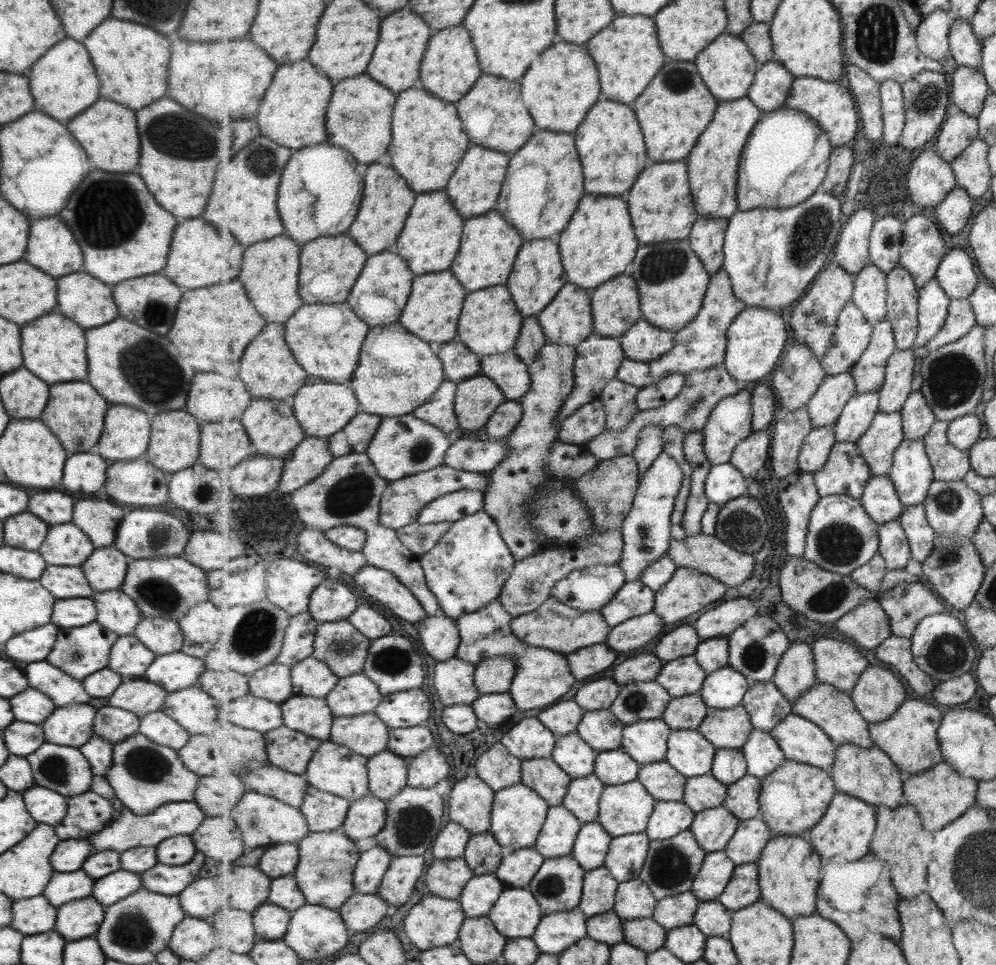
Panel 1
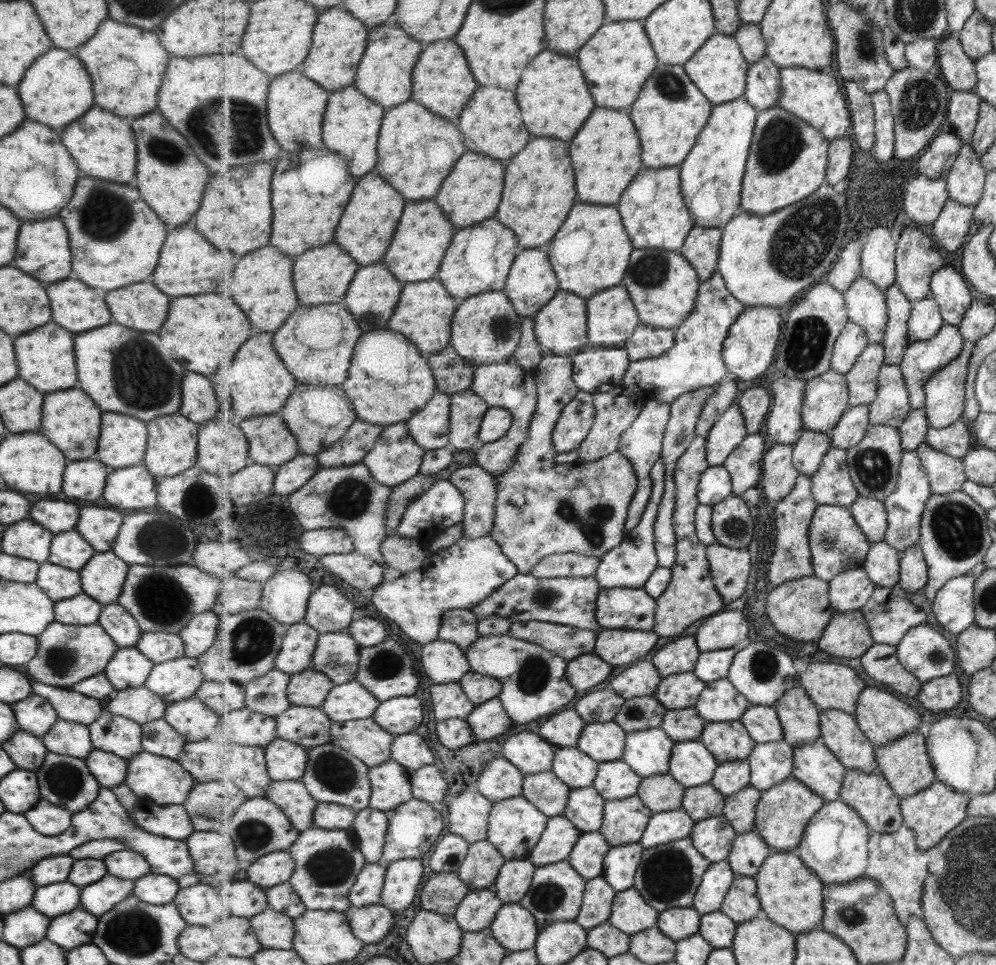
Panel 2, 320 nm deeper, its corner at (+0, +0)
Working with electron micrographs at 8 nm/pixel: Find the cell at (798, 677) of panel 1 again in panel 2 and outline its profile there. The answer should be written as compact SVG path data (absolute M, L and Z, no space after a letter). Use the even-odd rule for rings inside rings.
M801 684L791 689L774 706L782 721L784 740L794 749L822 738L821 710Z

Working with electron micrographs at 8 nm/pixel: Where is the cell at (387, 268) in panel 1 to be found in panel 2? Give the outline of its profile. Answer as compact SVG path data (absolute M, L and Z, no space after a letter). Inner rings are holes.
M365 266L360 268L350 284L350 290L347 291L343 300L345 305L358 319L359 324L363 324L365 332L385 328L387 322L395 314L399 301L402 298L403 283L397 276L385 268L385 266Z

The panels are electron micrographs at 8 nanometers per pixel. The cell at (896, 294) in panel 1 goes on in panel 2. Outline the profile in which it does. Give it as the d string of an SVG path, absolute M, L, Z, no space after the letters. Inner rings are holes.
M897 283L889 287L886 299L890 311L883 341L886 349L886 363L900 365L910 348L909 324L914 305Z

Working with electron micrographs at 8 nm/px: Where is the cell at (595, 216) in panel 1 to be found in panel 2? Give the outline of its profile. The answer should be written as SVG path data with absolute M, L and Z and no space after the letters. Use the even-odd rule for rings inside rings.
M577 204L571 210L567 224L563 224L559 234L551 242L548 252L551 264L555 264L561 289L590 298L598 292L621 284L623 274L629 268L629 258L633 250L635 248L631 244L629 234L625 232L617 208L597 204Z

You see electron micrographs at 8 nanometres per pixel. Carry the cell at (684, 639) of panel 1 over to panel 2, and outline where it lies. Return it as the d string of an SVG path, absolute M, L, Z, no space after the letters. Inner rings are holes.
M686 635L659 649L652 661L665 679L680 672L694 672L701 653L696 635Z

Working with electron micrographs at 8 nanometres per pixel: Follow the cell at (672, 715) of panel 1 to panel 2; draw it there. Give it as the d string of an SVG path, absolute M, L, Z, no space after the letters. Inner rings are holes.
M695 707L667 711L662 729L674 741L699 740L707 721Z

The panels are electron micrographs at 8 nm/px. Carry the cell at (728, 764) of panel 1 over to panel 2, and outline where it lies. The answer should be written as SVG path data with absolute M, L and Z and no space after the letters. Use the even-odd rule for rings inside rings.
M735 760L719 764L716 773L710 782L726 797L733 796L750 785L751 767L750 761Z

